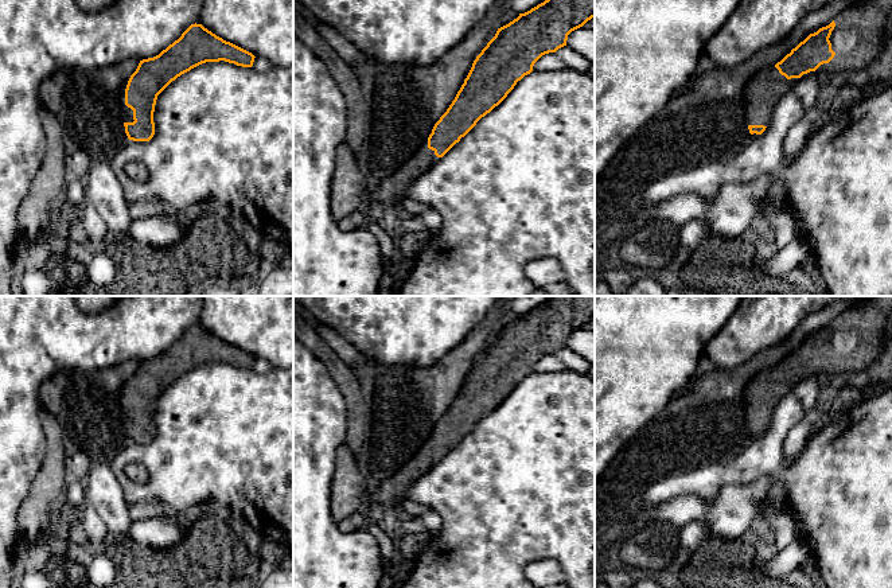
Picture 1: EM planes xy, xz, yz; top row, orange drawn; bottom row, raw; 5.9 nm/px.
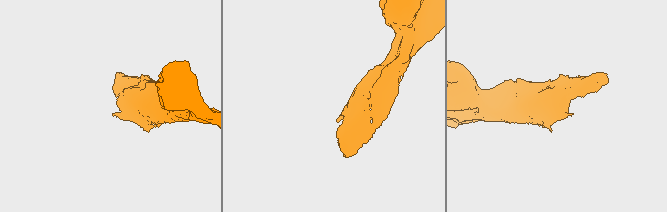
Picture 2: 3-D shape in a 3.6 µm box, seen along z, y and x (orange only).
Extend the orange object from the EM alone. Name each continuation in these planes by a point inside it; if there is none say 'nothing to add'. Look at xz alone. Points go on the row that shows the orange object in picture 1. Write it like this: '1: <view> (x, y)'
1: xz (392, 190)

